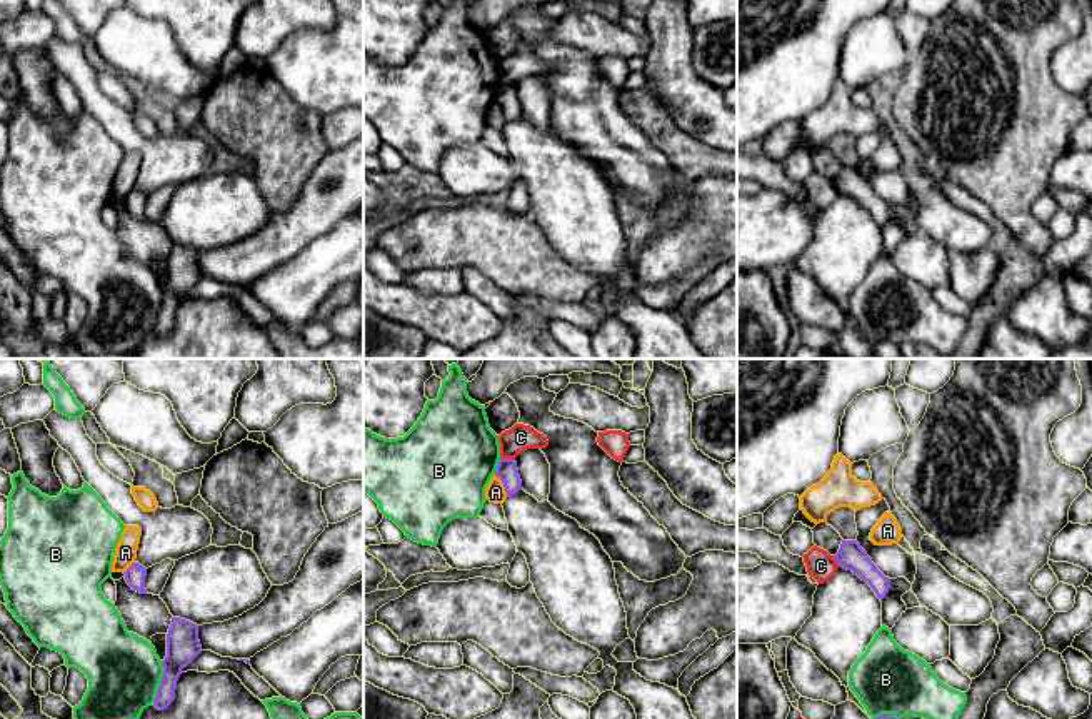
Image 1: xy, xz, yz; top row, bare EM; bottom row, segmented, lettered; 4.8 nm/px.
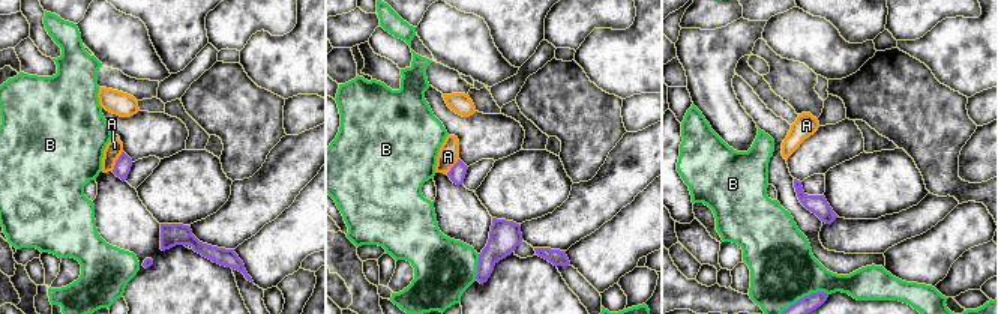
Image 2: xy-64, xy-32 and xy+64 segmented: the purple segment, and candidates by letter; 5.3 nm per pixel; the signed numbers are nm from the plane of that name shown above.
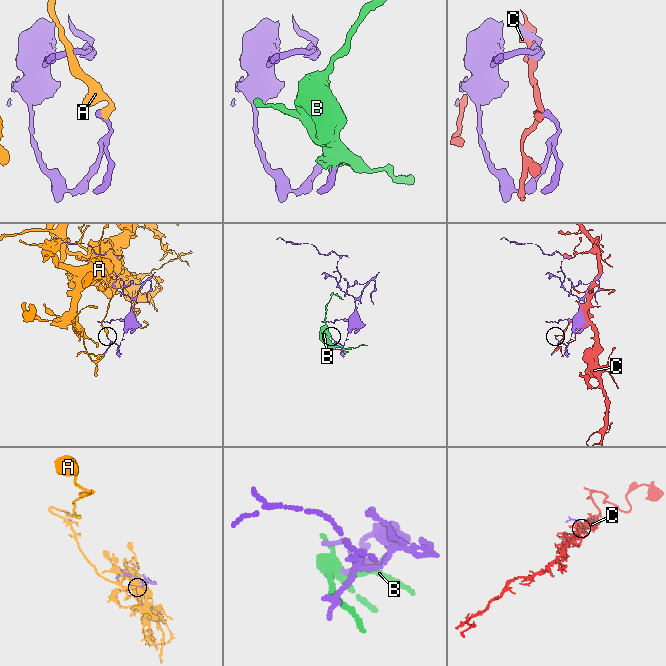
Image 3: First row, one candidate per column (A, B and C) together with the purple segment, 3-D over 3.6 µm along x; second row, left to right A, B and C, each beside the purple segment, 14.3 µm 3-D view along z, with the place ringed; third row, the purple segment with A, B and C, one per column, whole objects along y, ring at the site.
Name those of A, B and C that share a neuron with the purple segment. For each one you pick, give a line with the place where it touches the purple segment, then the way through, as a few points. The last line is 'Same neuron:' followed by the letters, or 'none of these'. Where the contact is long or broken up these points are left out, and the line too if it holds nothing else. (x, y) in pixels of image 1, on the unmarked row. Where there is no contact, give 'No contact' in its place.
Same neuron: none of these

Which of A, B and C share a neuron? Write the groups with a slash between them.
A / B / C

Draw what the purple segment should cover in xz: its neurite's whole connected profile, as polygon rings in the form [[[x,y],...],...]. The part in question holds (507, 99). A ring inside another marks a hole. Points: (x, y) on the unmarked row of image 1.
[[[500,85],[495,102],[502,107],[507,123],[515,122],[522,115],[515,85]]]

